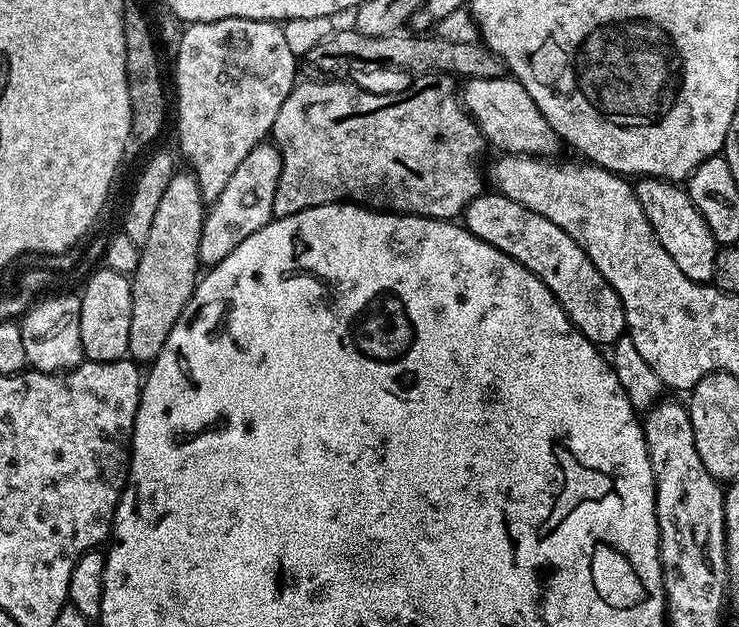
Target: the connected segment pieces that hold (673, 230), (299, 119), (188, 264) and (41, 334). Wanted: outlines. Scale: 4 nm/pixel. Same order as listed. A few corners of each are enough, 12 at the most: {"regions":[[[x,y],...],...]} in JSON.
{"regions":[[[640,178],[638,202],[666,254],[699,284],[717,243],[679,183]],[[458,84],[290,90],[273,217],[431,220],[486,191]],[[177,170],[130,276],[128,356],[151,365],[202,272],[206,201]],[[45,295],[19,317],[29,369],[85,363],[79,295]]]}

